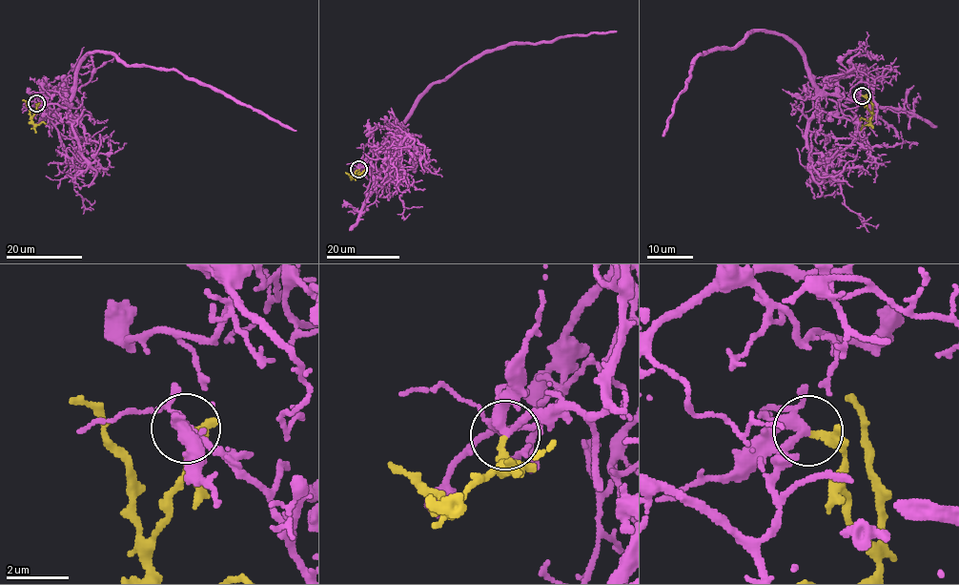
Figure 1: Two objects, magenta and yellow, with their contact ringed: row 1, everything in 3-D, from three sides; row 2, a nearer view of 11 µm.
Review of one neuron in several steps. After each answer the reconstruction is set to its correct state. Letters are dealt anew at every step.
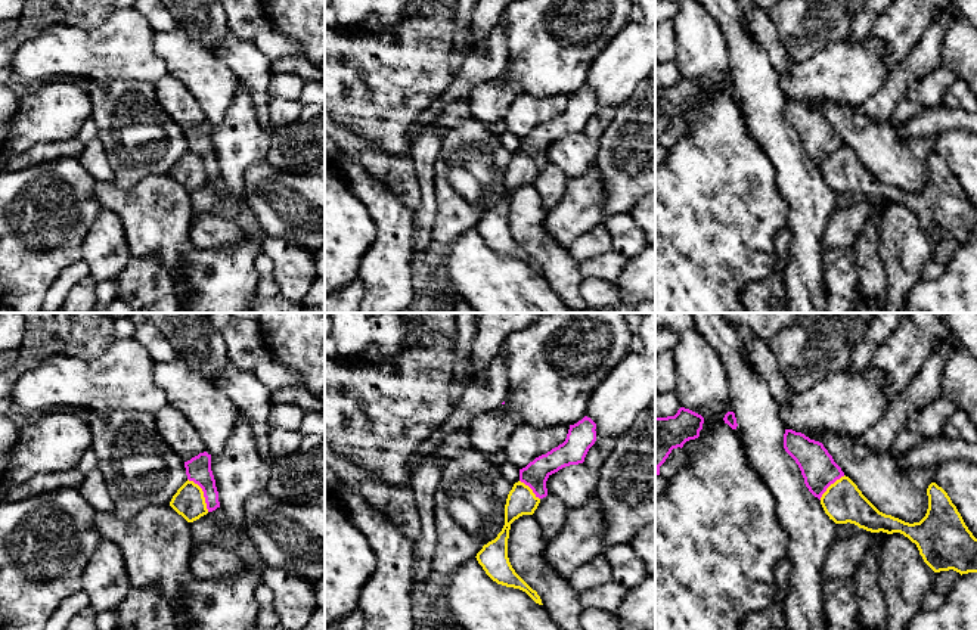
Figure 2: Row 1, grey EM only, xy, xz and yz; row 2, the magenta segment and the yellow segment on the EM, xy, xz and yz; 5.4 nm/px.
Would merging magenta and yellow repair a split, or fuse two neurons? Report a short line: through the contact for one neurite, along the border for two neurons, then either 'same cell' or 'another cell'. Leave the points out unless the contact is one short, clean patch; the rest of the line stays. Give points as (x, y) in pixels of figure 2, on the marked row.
line xy (188, 478), (201, 489), (208, 511); another cell

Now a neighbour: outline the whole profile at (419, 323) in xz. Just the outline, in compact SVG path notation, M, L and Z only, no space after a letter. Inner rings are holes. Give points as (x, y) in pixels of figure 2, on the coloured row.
M400 313L400 316L409 323L409 330L396 354L384 356L376 345L370 345L356 359L366 364L379 366L396 356L406 354L425 335L441 335L456 339L456 313Z

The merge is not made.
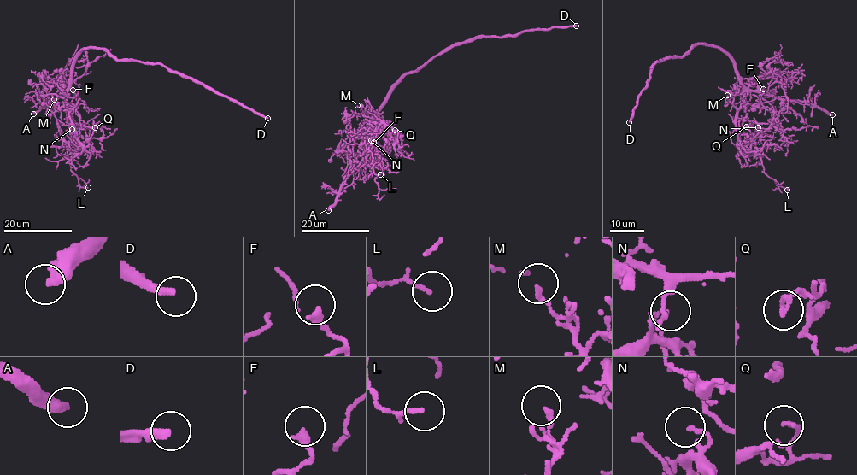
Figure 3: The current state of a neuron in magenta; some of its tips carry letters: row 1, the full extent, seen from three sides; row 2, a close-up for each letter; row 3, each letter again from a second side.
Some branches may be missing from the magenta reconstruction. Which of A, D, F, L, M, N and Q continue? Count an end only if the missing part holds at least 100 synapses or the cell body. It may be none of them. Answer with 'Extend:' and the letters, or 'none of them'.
Extend: A, D

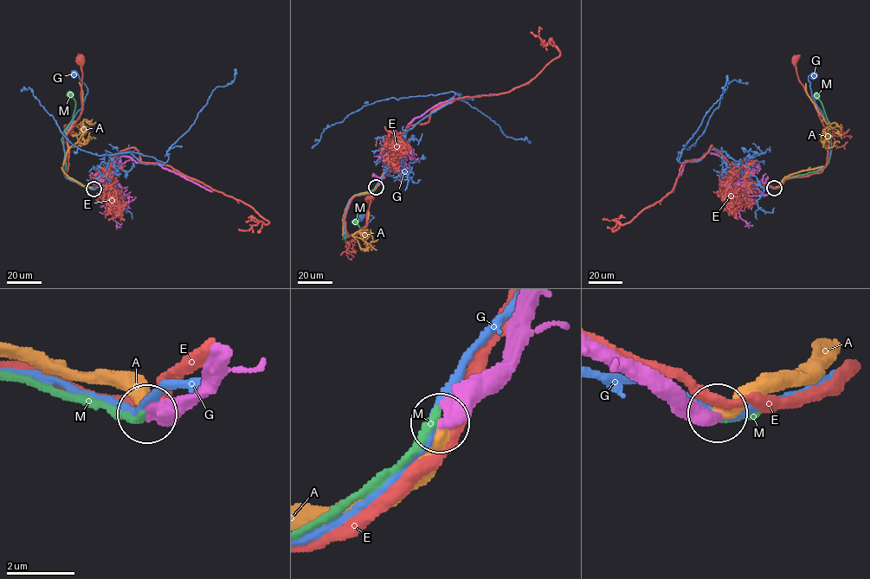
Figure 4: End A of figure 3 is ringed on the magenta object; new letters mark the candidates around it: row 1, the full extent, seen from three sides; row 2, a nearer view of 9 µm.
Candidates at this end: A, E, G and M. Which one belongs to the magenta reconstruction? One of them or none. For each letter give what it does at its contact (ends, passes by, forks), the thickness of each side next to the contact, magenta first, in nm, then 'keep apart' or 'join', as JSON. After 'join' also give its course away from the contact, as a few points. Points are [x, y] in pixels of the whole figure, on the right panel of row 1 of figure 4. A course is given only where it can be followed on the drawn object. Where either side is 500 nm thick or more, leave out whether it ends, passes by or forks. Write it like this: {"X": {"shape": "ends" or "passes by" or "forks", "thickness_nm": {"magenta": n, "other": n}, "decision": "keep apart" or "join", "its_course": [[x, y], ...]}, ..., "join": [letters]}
{"A": {"shape": "ends", "thickness_nm": {"magenta": 480, "other": 420}, "decision": "join", "its_course": [[774, 189], [789, 175], [823, 167], [828, 160], [827, 123], [807, 93], [805, 83]]}, "E": {"thickness_nm": {"magenta": 700, "other": 300}, "decision": "keep apart"}, "G": {"thickness_nm": {"magenta": 650, "other": 200}, "decision": "keep apart"}, "M": {"thickness_nm": {"magenta": 550, "other": 220}, "decision": "keep apart"}, "join": ["A"]}

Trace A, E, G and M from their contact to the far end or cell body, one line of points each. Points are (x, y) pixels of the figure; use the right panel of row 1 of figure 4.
A: (774, 189), (789, 175), (823, 167), (828, 160), (827, 123), (807, 93), (805, 83)
E: (773, 188), (779, 187), (789, 178), (820, 173), (826, 164), (826, 130), (812, 99), (798, 79), (795, 59)
G: (773, 188), (780, 186), (784, 179), (823, 169), (828, 163), (829, 135), (811, 94), (808, 76), (814, 76)
M: (774, 188), (780, 186), (783, 179), (821, 170), (828, 163), (831, 144), (828, 122), (817, 95)

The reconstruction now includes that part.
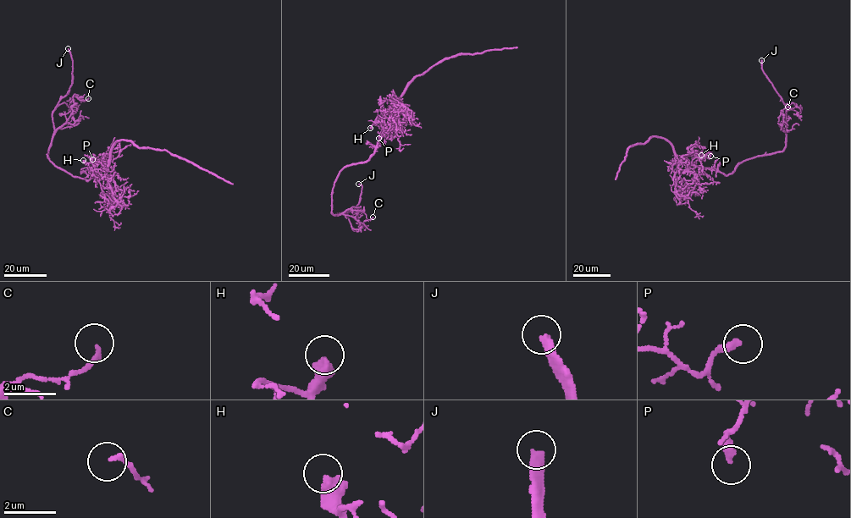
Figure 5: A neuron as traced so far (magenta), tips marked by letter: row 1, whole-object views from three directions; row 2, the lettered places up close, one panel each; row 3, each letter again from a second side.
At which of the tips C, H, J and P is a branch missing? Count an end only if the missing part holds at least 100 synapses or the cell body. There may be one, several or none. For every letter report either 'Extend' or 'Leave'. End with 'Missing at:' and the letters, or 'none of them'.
C: Leave
H: Leave
J: Extend
P: Leave
Missing at: J

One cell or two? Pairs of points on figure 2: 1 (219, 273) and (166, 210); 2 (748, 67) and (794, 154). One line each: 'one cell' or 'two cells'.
1: one cell
2: one cell

